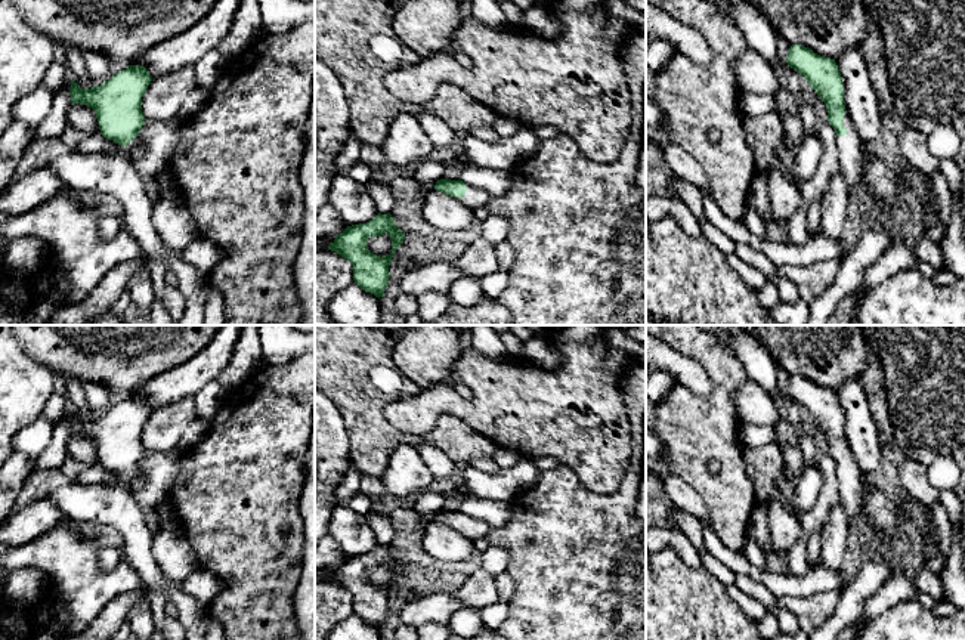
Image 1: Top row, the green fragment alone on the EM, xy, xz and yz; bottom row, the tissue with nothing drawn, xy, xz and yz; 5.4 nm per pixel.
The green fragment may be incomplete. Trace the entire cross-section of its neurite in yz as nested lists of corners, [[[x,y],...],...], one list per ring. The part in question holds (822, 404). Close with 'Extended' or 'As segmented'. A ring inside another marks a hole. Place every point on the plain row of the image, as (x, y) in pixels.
[[[799,375],[791,377],[786,393],[808,412],[810,418],[825,433],[828,454],[836,464],[839,503],[853,525],[854,520],[862,517],[866,480],[862,477],[845,440],[842,408],[836,393]]]. Extended

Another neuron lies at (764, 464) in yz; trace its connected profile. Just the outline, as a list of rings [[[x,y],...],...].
[[[777,443],[758,448],[743,448],[746,473],[754,482],[758,504],[767,504],[774,492],[776,482],[785,469],[783,452]]]

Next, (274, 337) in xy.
[[[259,325],[262,364],[282,365],[304,353],[315,353],[315,333],[293,325]]]

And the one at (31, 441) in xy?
[[[43,415],[24,427],[12,440],[13,452],[19,452],[34,464],[53,438],[53,424]]]

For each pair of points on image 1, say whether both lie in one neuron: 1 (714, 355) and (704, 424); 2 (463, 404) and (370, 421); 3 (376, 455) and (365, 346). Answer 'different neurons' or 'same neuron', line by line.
1: same neuron
2: different neurons
3: same neuron

